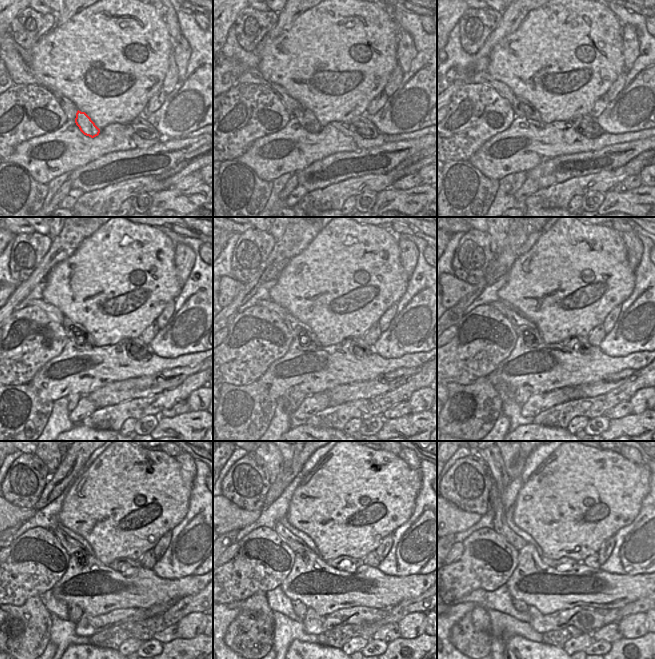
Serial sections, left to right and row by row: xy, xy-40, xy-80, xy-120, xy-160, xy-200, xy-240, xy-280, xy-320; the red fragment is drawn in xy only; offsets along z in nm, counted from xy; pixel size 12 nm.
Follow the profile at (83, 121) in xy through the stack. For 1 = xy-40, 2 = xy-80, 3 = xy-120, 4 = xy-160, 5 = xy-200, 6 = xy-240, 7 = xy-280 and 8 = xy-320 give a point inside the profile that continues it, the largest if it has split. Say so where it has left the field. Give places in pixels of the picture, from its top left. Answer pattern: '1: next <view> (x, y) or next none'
1: next xy-40 (306, 118)
2: next xy-80 (535, 119)
3: next xy-120 (87, 342)
4: next xy-160 (293, 324)
5: next xy-200 (519, 323)
6: next xy-240 (71, 545)
7: next xy-280 (292, 541)
8: next xy-320 (501, 527)

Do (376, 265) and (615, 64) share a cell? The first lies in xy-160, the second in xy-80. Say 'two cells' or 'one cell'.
one cell

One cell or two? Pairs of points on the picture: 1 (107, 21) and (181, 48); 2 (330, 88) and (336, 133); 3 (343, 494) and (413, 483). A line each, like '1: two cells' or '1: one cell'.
1: two cells
2: two cells
3: one cell

